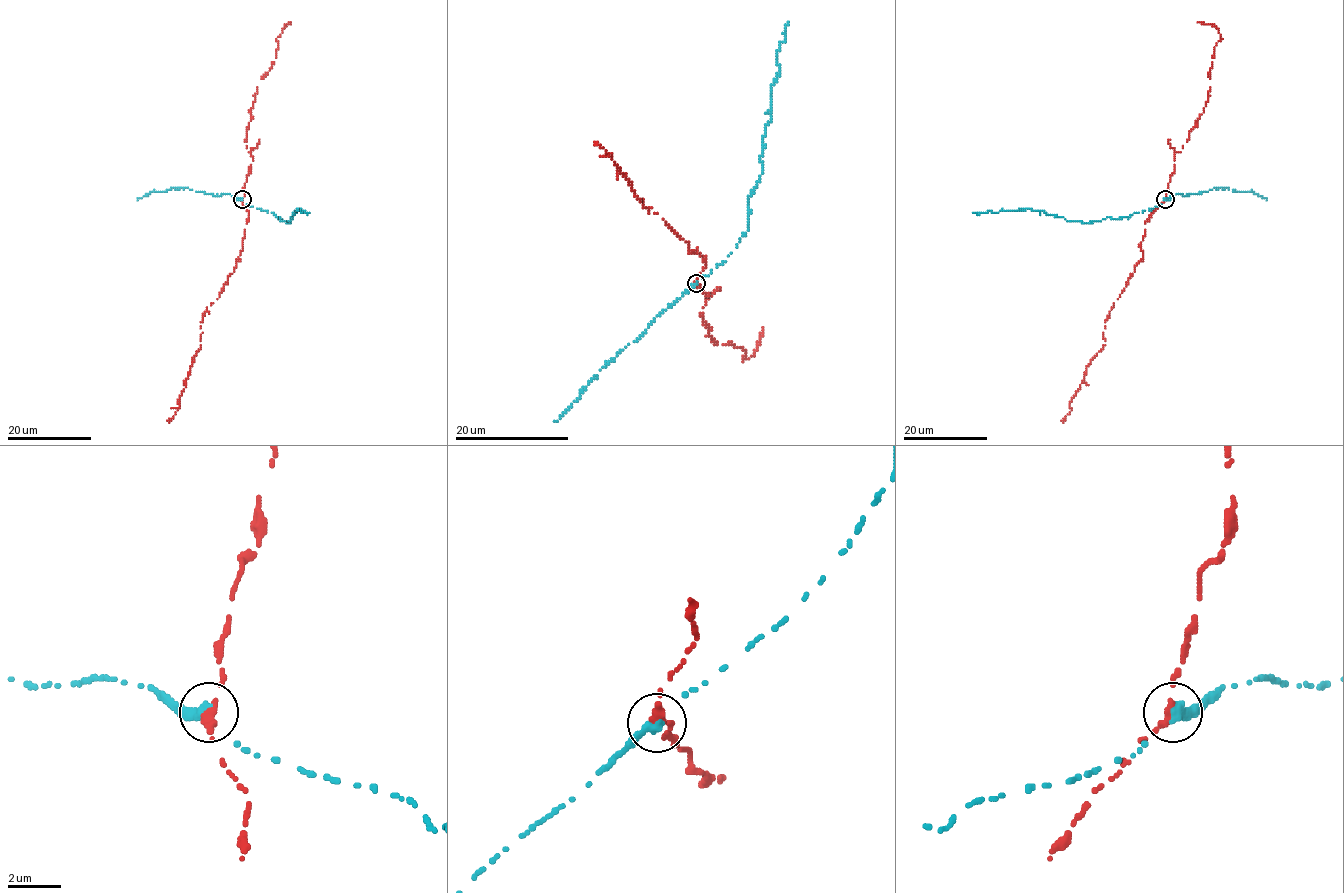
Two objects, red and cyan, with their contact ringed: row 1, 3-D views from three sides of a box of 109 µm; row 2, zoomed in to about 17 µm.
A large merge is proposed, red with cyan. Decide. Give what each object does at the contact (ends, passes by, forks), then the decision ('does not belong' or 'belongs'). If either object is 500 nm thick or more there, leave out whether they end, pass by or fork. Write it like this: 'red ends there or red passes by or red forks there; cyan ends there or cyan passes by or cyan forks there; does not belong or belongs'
red passes by; cyan ends there; does not belong

